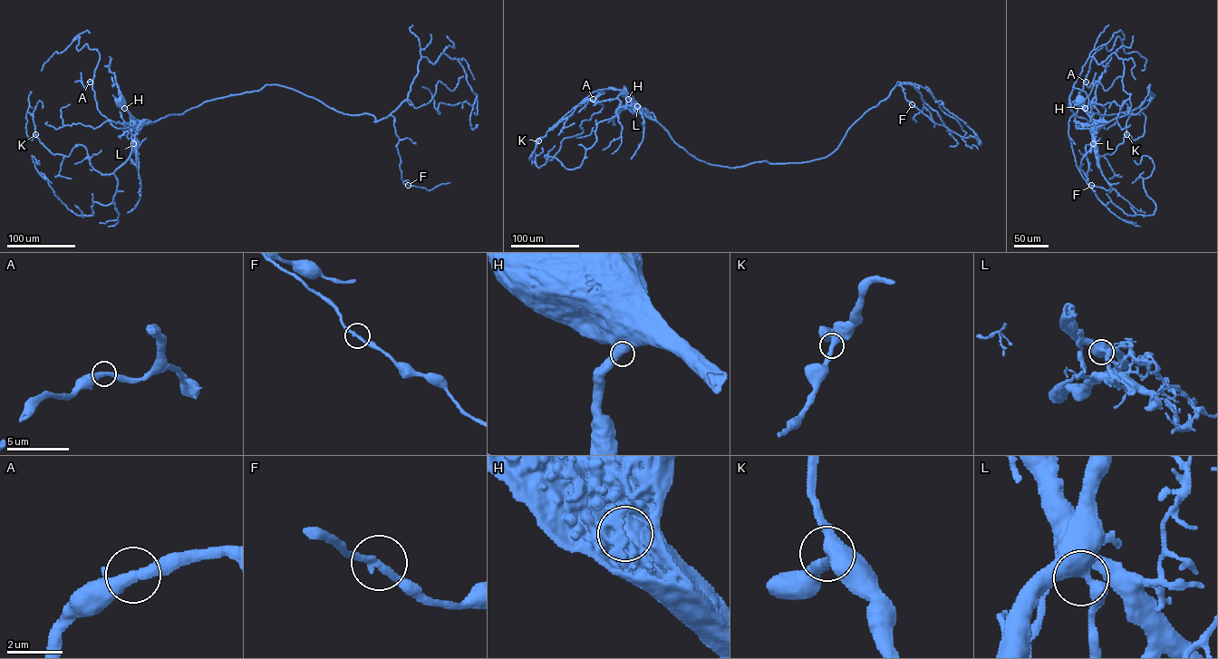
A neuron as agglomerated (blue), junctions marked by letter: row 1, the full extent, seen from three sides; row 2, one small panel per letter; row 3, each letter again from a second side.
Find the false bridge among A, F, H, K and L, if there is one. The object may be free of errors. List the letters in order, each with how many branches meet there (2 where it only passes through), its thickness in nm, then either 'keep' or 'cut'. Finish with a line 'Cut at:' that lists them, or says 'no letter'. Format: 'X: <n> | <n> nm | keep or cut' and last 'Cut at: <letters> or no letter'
A: 2 | 400 nm | keep
F: 2 | 220 nm | keep
H: 2 | 550 nm | keep
K: 3 | 380 nm | keep
L: 2 | 550 nm | keep
Cut at: no letter

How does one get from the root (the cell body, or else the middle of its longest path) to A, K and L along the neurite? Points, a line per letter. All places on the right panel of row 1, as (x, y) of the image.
A: (1080, 103), (1095, 121), (1090, 129), (1077, 128), (1075, 119), (1086, 82)
K: (1080, 103), (1095, 121), (1094, 146), (1080, 165), (1086, 174), (1086, 145), (1100, 156), (1112, 154), (1126, 134)
L: (1080, 103), (1095, 121), (1092, 124), (1093, 143)

